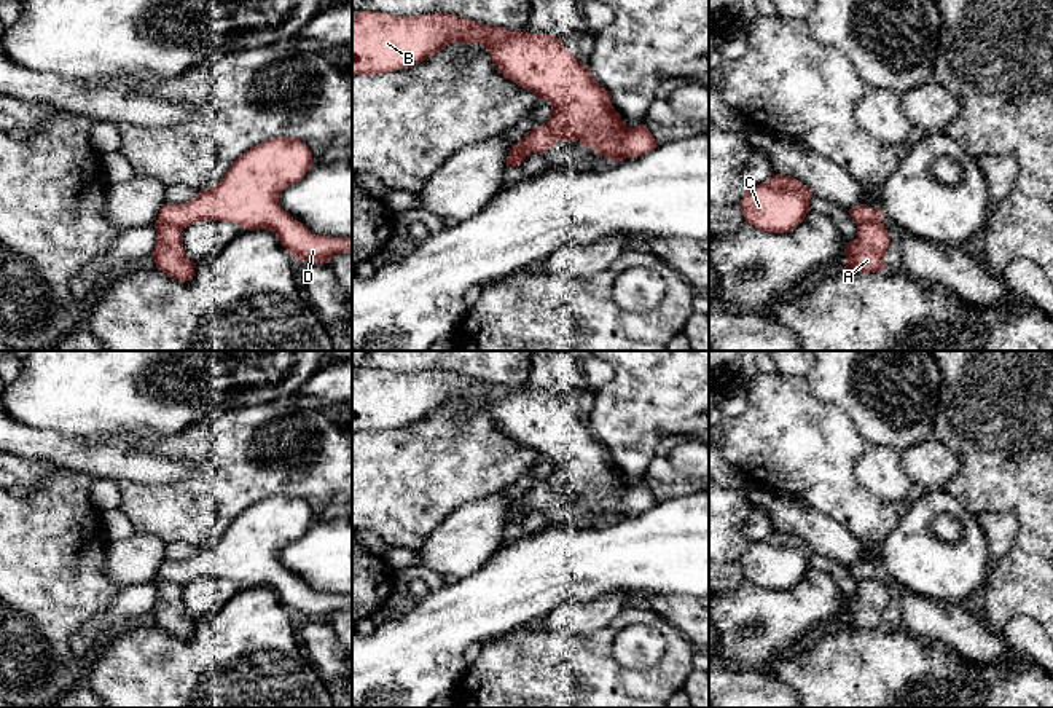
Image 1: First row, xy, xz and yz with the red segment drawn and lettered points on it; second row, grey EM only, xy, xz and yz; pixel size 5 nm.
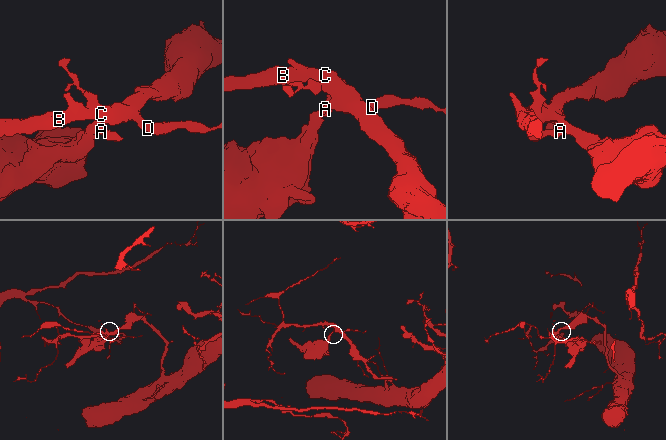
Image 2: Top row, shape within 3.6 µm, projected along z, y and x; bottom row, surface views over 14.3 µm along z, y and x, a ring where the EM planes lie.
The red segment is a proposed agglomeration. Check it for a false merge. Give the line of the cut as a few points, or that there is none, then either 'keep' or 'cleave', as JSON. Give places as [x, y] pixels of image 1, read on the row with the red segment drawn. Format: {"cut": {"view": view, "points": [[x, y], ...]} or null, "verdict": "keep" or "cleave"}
{"cut": {"view": "xy", "points": [[156, 220], [176, 225], [180, 230]]}, "verdict": "cleave"}

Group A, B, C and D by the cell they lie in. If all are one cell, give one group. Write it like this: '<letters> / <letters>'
A / B C D

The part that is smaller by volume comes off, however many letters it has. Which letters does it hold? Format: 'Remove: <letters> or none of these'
Remove: A

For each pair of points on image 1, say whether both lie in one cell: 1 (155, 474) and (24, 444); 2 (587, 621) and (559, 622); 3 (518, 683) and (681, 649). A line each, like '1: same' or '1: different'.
1: same
2: same
3: same

